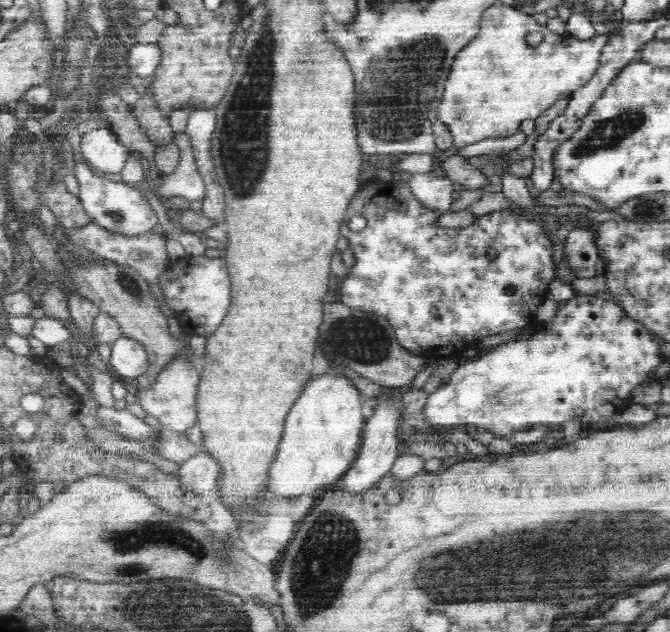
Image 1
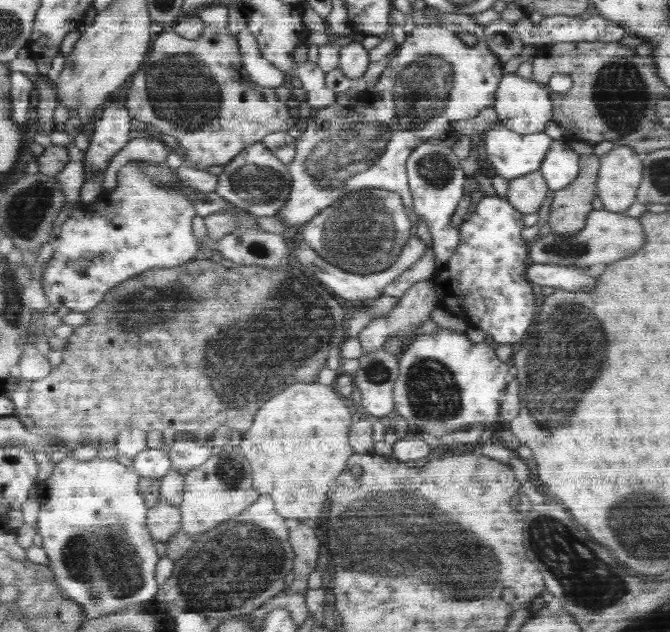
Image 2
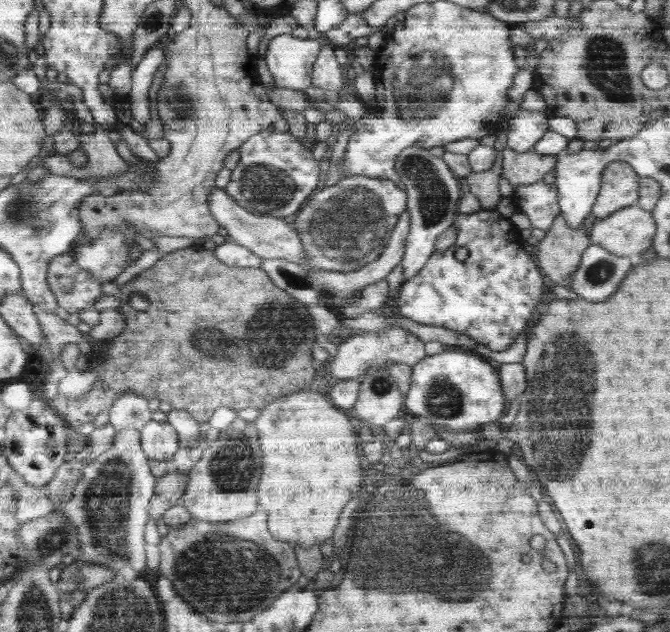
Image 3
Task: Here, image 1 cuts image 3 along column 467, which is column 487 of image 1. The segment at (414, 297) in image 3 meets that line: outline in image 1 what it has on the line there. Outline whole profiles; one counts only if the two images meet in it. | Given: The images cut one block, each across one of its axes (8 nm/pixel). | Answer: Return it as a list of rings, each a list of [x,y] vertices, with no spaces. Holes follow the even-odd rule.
[[[374,180],[366,190],[362,190],[360,194],[355,194],[352,197],[340,227],[340,234],[342,238],[348,240],[348,244],[352,248],[352,254],[356,258],[356,264],[352,266],[350,274],[342,282],[341,303],[348,307],[386,317],[394,329],[395,338],[402,345],[402,348],[405,348],[410,354],[437,361],[443,358],[456,357],[485,336],[526,327],[535,323],[535,314],[538,307],[544,302],[544,299],[548,298],[549,284],[554,280],[556,270],[556,264],[552,261],[552,238],[544,233],[541,222],[522,215],[516,212],[516,210],[502,209],[480,216],[478,222],[474,220],[474,224],[470,224],[466,228],[436,226],[441,212],[438,212],[438,209],[431,209],[420,203],[412,194],[412,191],[408,190],[408,187],[408,182],[382,182],[382,186],[380,186],[380,180]],[[353,216],[364,216],[367,220],[365,228],[356,232],[352,231],[348,227],[348,221]],[[488,248],[497,250],[496,258],[488,258],[486,255]]]

